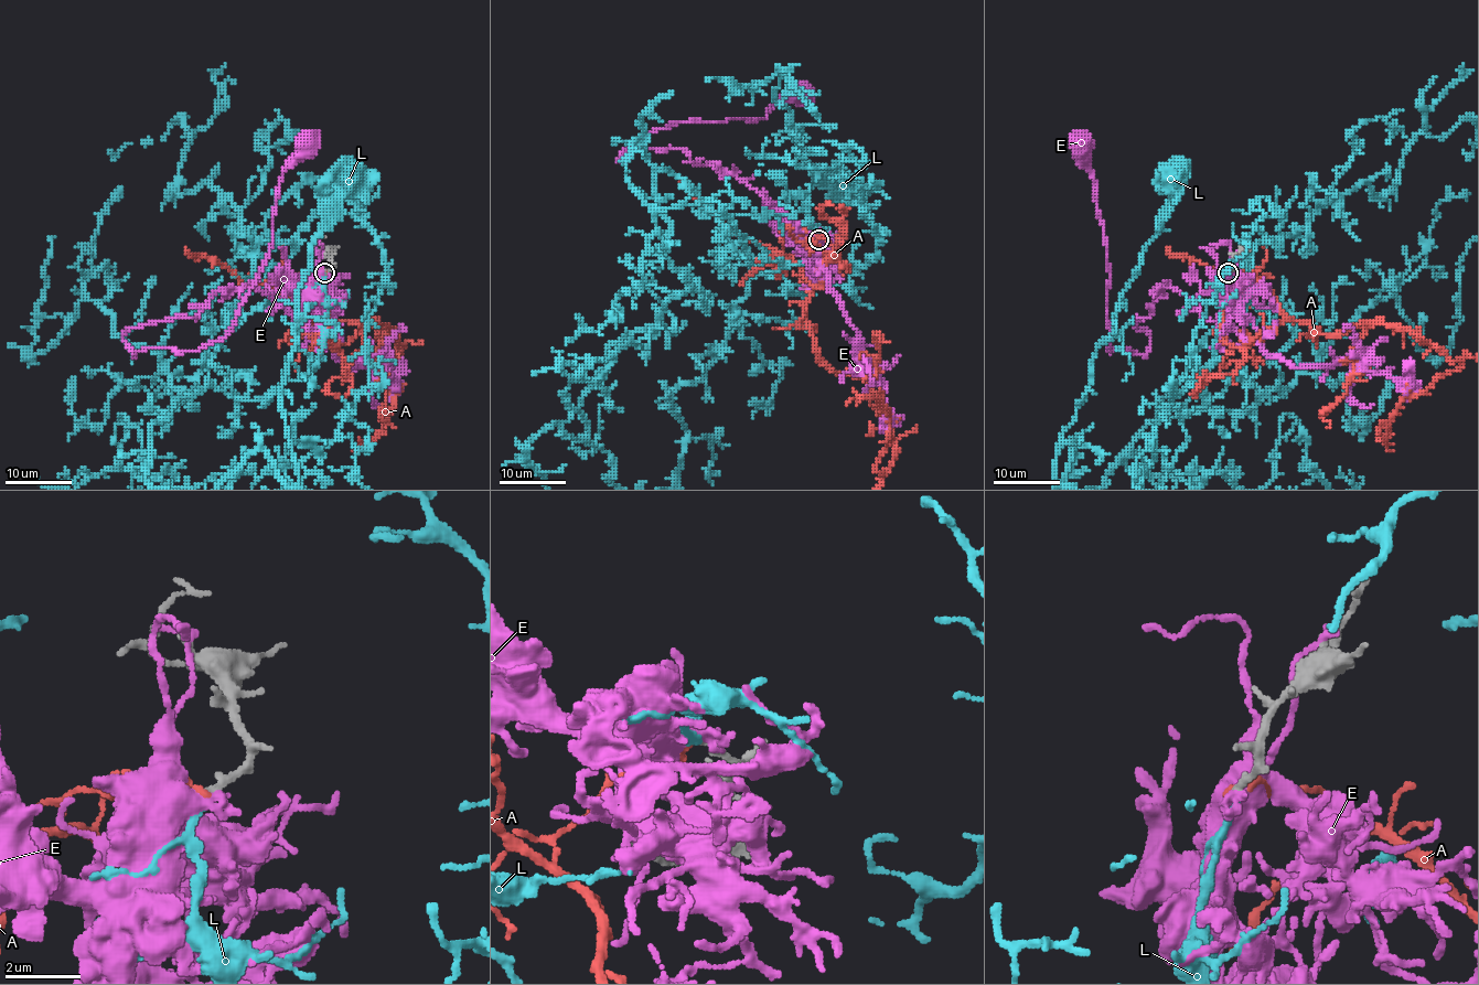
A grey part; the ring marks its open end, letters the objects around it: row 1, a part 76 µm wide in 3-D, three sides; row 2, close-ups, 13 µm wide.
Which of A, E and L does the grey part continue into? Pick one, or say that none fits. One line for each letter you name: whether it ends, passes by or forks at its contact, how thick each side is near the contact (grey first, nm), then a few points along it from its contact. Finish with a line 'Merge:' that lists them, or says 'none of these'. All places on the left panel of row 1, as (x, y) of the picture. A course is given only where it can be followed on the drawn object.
L: it ends; calibres 190 and 200 nm
Merge: L

